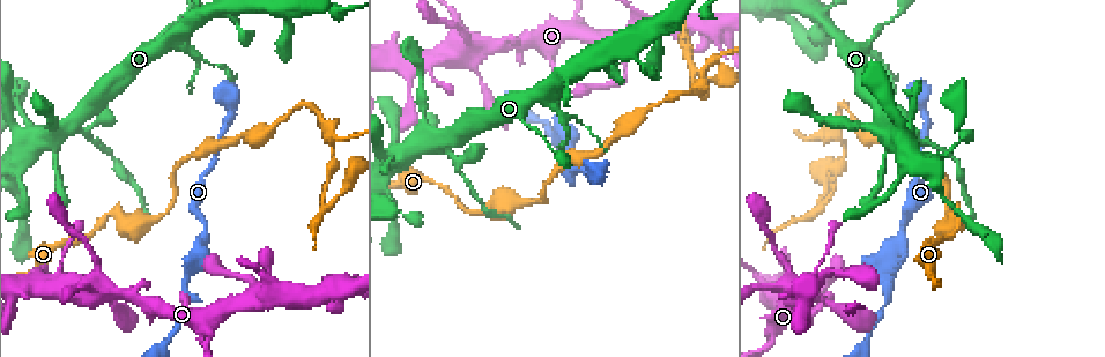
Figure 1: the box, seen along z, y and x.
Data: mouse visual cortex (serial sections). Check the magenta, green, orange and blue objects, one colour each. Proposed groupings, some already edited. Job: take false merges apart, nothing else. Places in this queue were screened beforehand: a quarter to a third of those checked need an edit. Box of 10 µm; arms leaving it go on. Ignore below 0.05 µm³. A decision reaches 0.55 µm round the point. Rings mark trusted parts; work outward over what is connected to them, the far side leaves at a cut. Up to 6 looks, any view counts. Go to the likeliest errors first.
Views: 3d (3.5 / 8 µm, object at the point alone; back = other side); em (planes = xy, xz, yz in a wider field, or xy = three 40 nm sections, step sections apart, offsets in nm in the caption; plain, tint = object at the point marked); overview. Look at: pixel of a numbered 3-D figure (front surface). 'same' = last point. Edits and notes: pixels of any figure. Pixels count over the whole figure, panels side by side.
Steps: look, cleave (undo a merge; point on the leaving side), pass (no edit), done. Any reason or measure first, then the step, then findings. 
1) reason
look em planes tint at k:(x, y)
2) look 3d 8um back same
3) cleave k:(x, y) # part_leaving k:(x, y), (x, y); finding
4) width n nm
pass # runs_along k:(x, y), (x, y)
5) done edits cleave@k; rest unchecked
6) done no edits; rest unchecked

narrows sharply
look 3d 8um at 1:(882, 307)

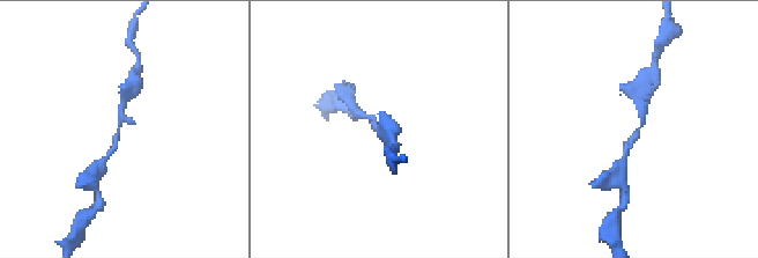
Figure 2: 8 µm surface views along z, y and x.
look em xy step 3 tint same

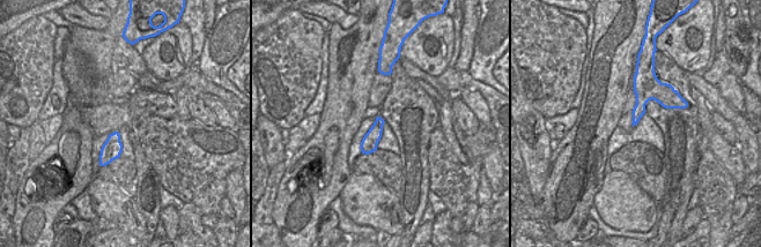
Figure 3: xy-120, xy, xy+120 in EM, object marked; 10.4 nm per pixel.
pass # runs_along 2:(126, 98), (114, 148), (108, 155); continuous, no second cell

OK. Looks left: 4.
a fork
look 3d 3.5um at 1:(834, 130)

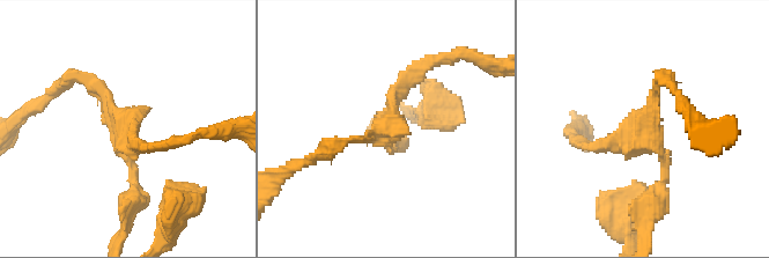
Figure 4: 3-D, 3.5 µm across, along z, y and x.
arms 3; arm_widths 150, 150, 200 nm
look em xy step 3 tint at 4:(383, 127)

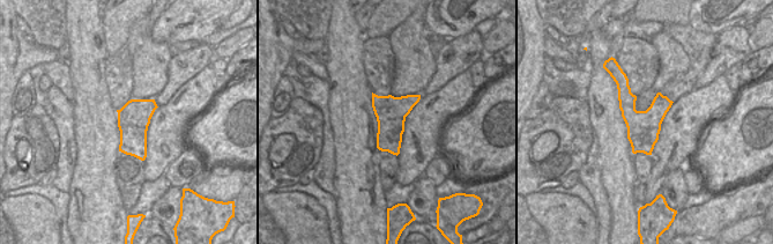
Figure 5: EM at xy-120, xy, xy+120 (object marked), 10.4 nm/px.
width 320 nm
pass # runs_along 4:(75, 75), (125, 122), (135, 197); all the same cell

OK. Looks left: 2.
arms part here
look em xy step 2 tint at 1:(692, 73)

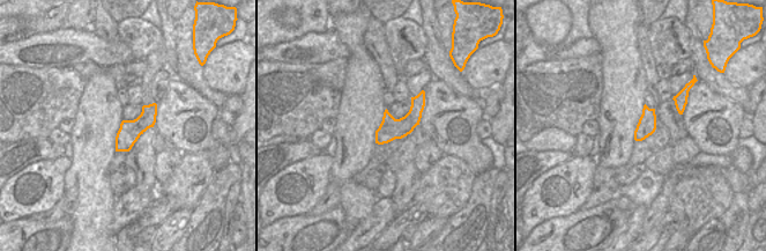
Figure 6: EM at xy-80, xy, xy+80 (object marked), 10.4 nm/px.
wider look
look 3d 3.5um same

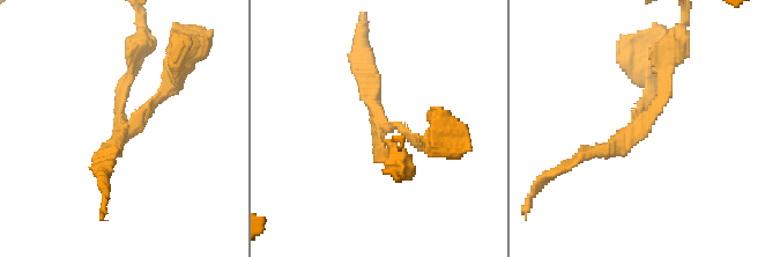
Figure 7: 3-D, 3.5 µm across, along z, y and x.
pass # runs_along 6:(422, 95), (415, 112), (378, 140); continuous, no second cell

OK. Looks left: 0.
done no edits; rest unchecked

